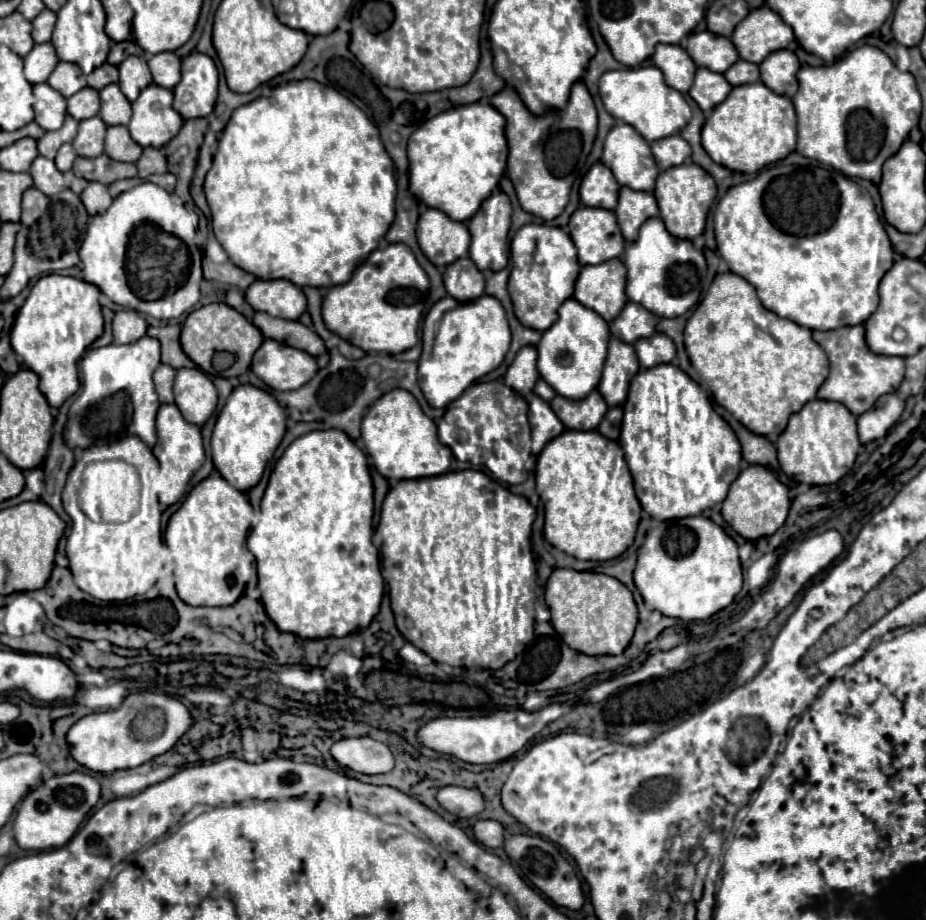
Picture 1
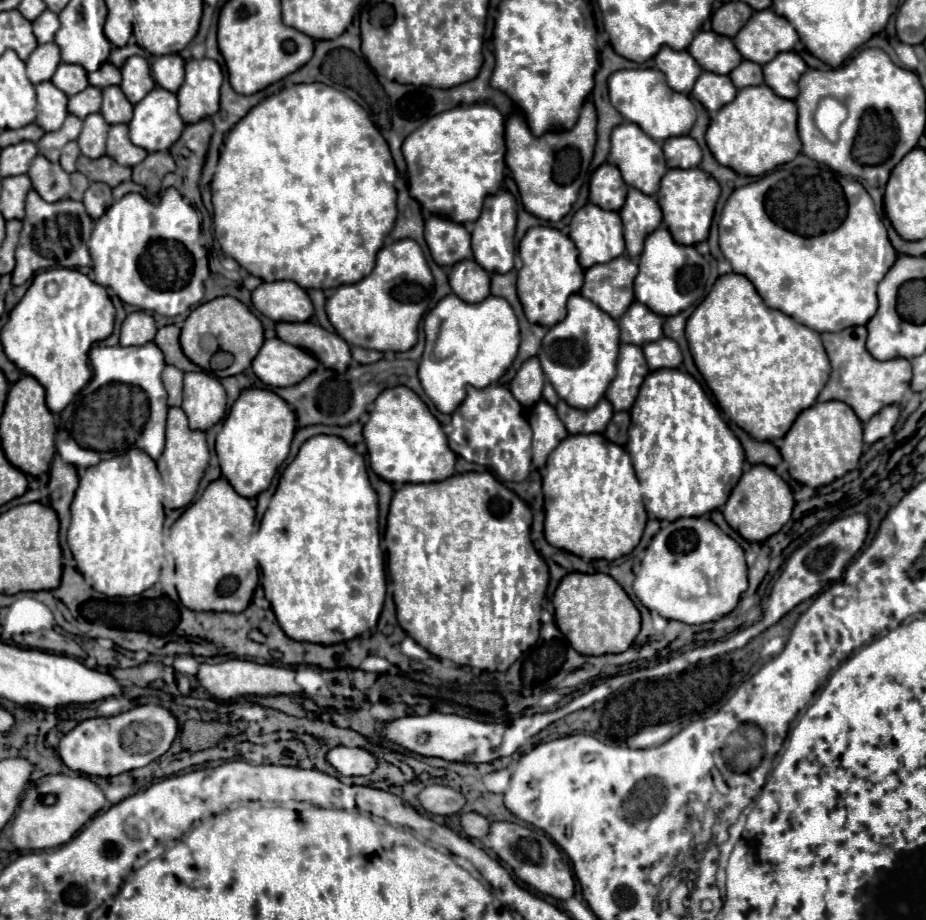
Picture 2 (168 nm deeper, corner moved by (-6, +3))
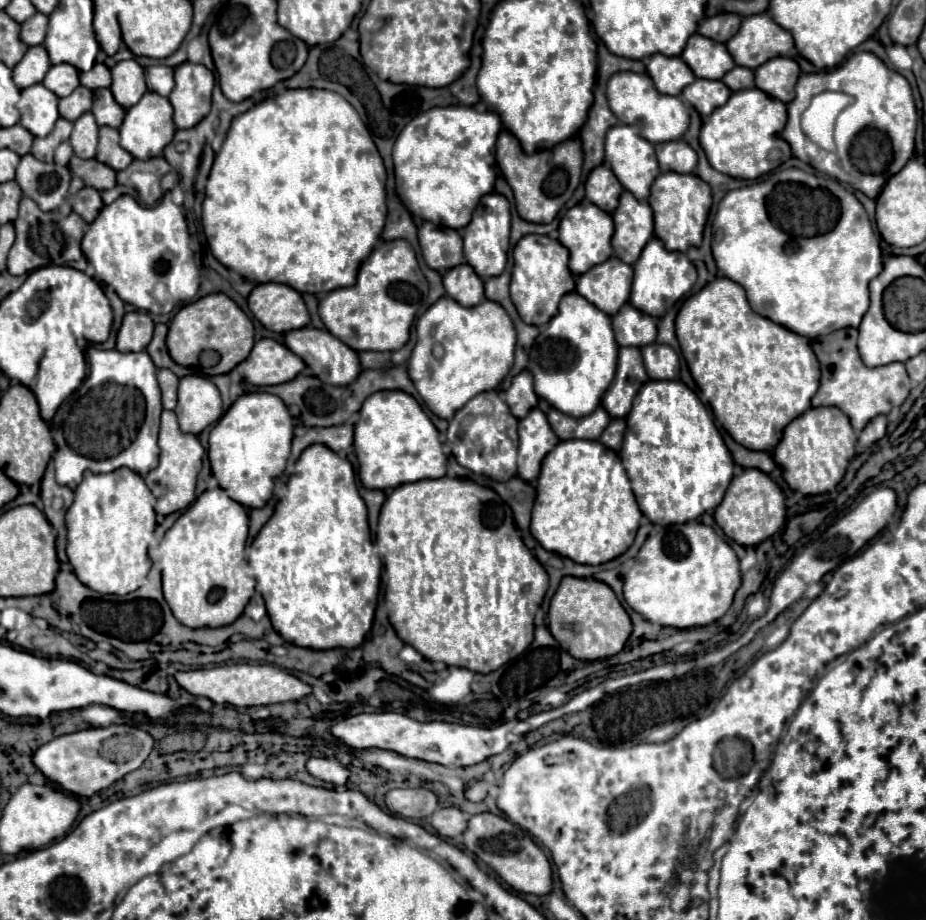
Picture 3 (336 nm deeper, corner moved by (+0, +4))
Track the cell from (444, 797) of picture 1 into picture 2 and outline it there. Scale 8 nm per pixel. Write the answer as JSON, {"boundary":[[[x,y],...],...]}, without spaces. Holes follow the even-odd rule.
{"boundary":[[[428,786],[418,794],[418,802],[430,814],[448,816],[460,812],[464,806],[464,796],[448,786]]]}

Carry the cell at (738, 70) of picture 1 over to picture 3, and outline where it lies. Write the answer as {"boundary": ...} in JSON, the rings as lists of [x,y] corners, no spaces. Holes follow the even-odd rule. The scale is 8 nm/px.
{"boundary":[[[736,65],[732,71],[728,71],[722,81],[730,87],[730,91],[740,91],[740,89],[750,89],[754,87],[754,71],[748,67]]]}

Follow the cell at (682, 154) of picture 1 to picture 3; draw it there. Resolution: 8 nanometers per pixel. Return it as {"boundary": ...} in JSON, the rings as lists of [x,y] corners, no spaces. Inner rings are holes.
{"boundary":[[[682,139],[658,143],[656,145],[656,155],[658,155],[660,171],[692,173],[696,163],[698,163],[696,151],[686,141],[682,141]]]}

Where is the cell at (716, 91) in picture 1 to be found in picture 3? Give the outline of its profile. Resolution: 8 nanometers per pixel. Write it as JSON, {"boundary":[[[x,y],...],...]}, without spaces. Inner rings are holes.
{"boundary":[[[696,79],[690,87],[682,91],[682,99],[696,107],[696,111],[706,121],[714,107],[720,107],[730,97],[730,89],[722,81],[712,79]]]}

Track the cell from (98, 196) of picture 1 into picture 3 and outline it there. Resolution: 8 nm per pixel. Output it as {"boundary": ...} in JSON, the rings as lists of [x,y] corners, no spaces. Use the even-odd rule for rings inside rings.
{"boundary":[[[82,187],[72,203],[72,209],[82,215],[82,219],[86,219],[86,223],[92,223],[96,219],[96,215],[100,213],[100,209],[104,207],[100,191],[94,187]]]}

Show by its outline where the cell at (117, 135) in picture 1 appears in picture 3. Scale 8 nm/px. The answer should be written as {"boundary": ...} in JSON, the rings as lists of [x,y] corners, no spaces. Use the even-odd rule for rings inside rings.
{"boundary":[[[100,127],[100,141],[98,141],[98,153],[96,159],[100,163],[110,165],[112,169],[120,171],[126,169],[132,163],[132,155],[120,147],[118,143],[118,129],[114,127]]]}

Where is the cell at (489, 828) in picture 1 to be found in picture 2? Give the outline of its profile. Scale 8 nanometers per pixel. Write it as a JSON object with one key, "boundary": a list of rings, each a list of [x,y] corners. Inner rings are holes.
{"boundary":[[[468,812],[468,814],[462,814],[460,816],[460,826],[462,826],[462,832],[468,836],[468,838],[484,838],[488,834],[488,826],[490,822],[476,814],[476,812]]]}

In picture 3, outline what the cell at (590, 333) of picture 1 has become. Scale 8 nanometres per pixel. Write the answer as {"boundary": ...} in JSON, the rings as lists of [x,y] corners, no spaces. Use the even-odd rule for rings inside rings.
{"boundary":[[[568,293],[560,301],[558,315],[542,329],[530,351],[528,371],[534,375],[538,397],[544,397],[566,415],[590,415],[614,379],[618,343],[614,339],[610,317],[586,303],[578,293]]]}

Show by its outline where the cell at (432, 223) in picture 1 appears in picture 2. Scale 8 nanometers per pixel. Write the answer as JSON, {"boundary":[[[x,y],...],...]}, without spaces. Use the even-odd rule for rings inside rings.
{"boundary":[[[430,216],[426,220],[426,242],[434,262],[440,266],[452,266],[472,258],[470,234],[462,224],[452,220]]]}

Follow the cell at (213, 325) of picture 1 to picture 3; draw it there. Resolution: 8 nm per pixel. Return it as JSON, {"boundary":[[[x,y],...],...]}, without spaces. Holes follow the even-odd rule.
{"boundary":[[[212,293],[182,307],[176,313],[168,329],[166,345],[168,345],[170,357],[184,367],[198,367],[198,355],[204,349],[218,351],[222,359],[220,359],[220,365],[210,369],[210,377],[222,375],[222,373],[230,373],[236,365],[240,365],[248,357],[254,345],[254,325],[248,319],[248,315],[228,295]]]}

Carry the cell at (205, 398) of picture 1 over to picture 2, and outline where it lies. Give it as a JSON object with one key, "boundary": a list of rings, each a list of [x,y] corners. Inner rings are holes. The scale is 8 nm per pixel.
{"boundary":[[[206,372],[184,374],[182,410],[192,430],[208,430],[226,414],[226,390]]]}

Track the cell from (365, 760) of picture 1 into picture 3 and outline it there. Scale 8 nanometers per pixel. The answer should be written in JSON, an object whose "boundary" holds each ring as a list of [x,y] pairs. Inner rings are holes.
{"boundary":[[[310,757],[306,763],[306,769],[310,775],[334,783],[334,785],[344,785],[350,777],[350,769],[338,763],[336,759],[326,759],[326,757]]]}

